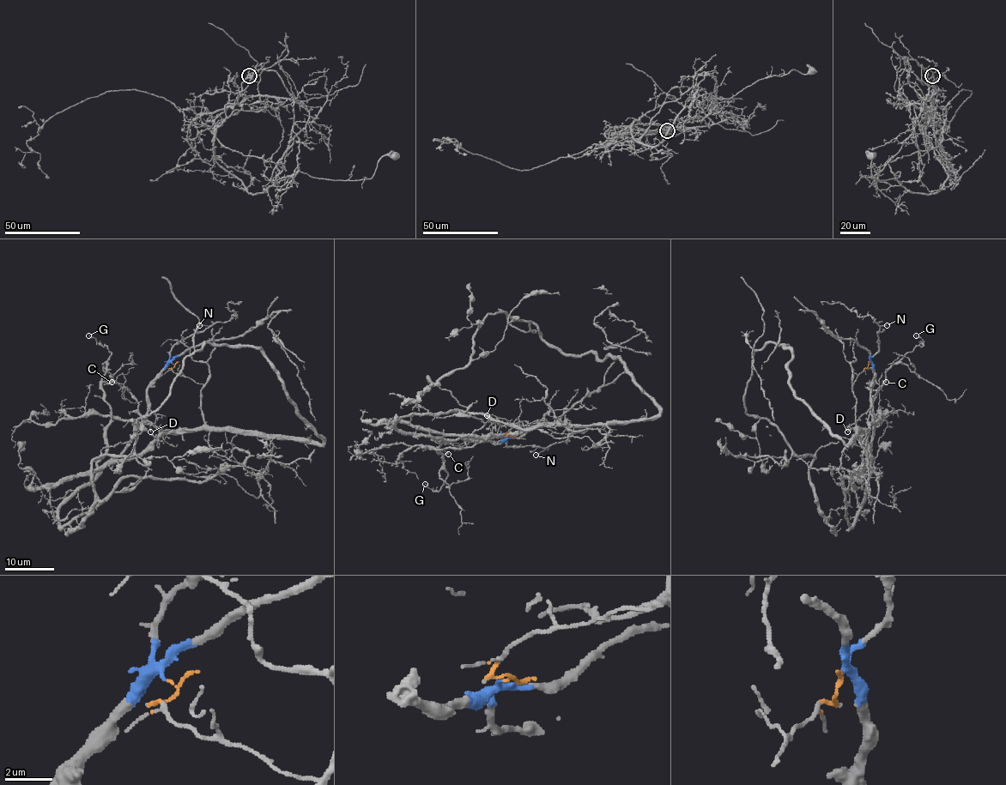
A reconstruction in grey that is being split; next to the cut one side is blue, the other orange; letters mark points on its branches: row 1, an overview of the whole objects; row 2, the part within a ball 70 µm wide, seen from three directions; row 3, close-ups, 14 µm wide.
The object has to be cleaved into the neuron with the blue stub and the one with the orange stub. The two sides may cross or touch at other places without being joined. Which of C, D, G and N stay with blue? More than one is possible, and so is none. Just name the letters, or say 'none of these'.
C, D, G, N

